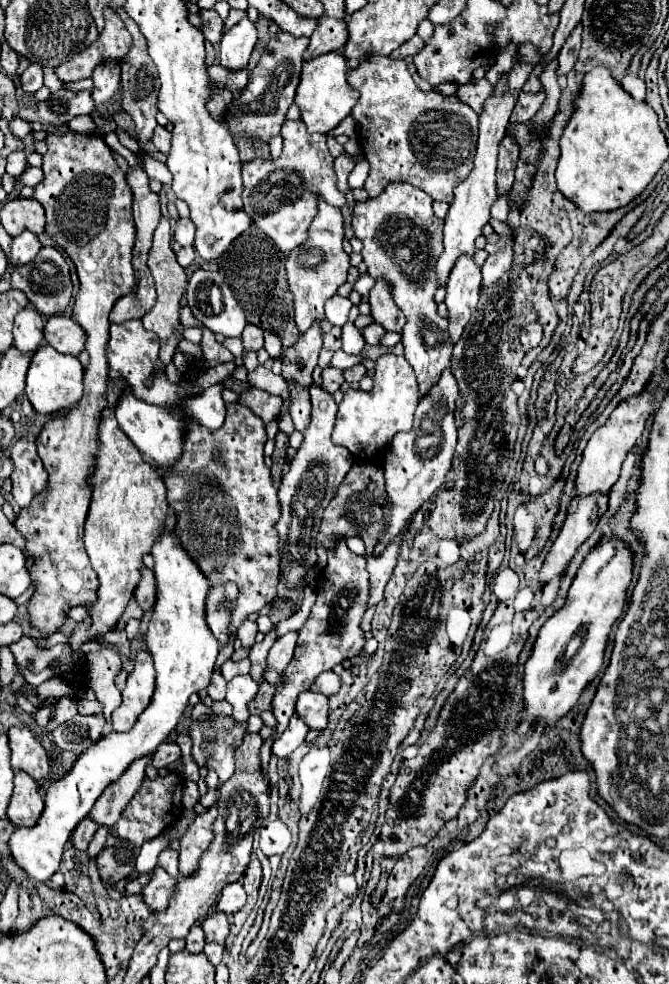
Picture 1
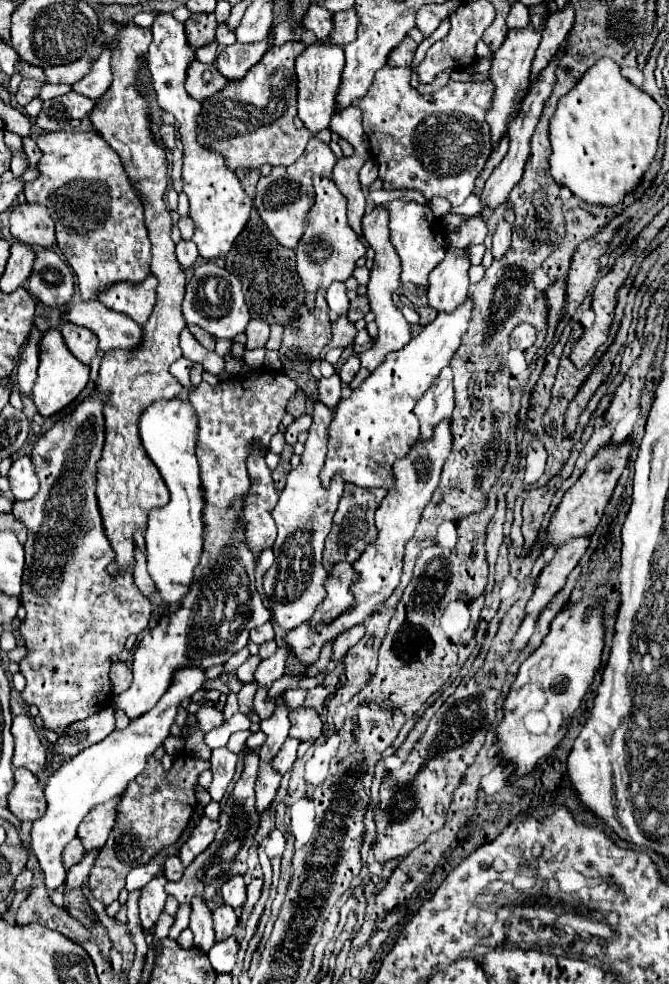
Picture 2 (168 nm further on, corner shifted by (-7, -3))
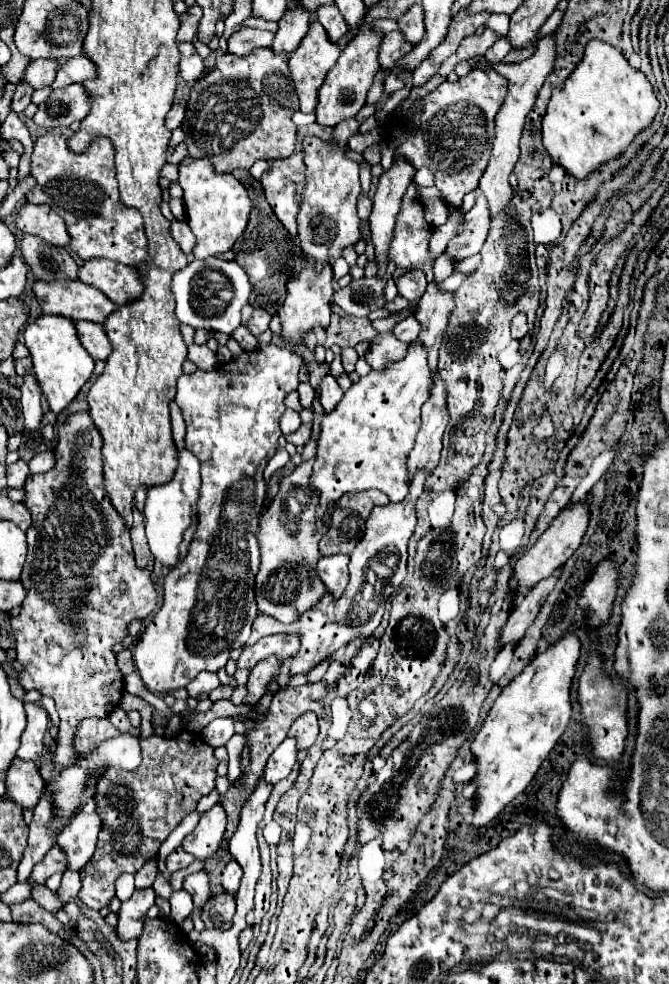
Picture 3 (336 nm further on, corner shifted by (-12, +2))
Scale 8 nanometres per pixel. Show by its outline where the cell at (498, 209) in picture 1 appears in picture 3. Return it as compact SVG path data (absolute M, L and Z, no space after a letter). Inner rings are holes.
M440 200L424 202L424 210L426 210L426 218L430 220L432 226L442 226L448 220L448 208Z

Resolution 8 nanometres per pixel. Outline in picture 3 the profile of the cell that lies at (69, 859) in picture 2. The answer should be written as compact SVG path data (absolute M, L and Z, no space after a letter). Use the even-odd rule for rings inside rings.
M54 844L54 848L44 856L44 860L32 870L28 882L34 880L38 884L44 884L50 874L54 874L54 872L62 874L62 872L66 872L66 868L68 868L68 860L64 856L64 850L58 844Z

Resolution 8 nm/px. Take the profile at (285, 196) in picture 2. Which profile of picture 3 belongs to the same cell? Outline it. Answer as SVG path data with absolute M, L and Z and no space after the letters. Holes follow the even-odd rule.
M296 152L286 160L272 160L268 172L262 174L260 184L278 220L292 236L296 236L296 214L300 210L296 198L306 184L304 152Z

